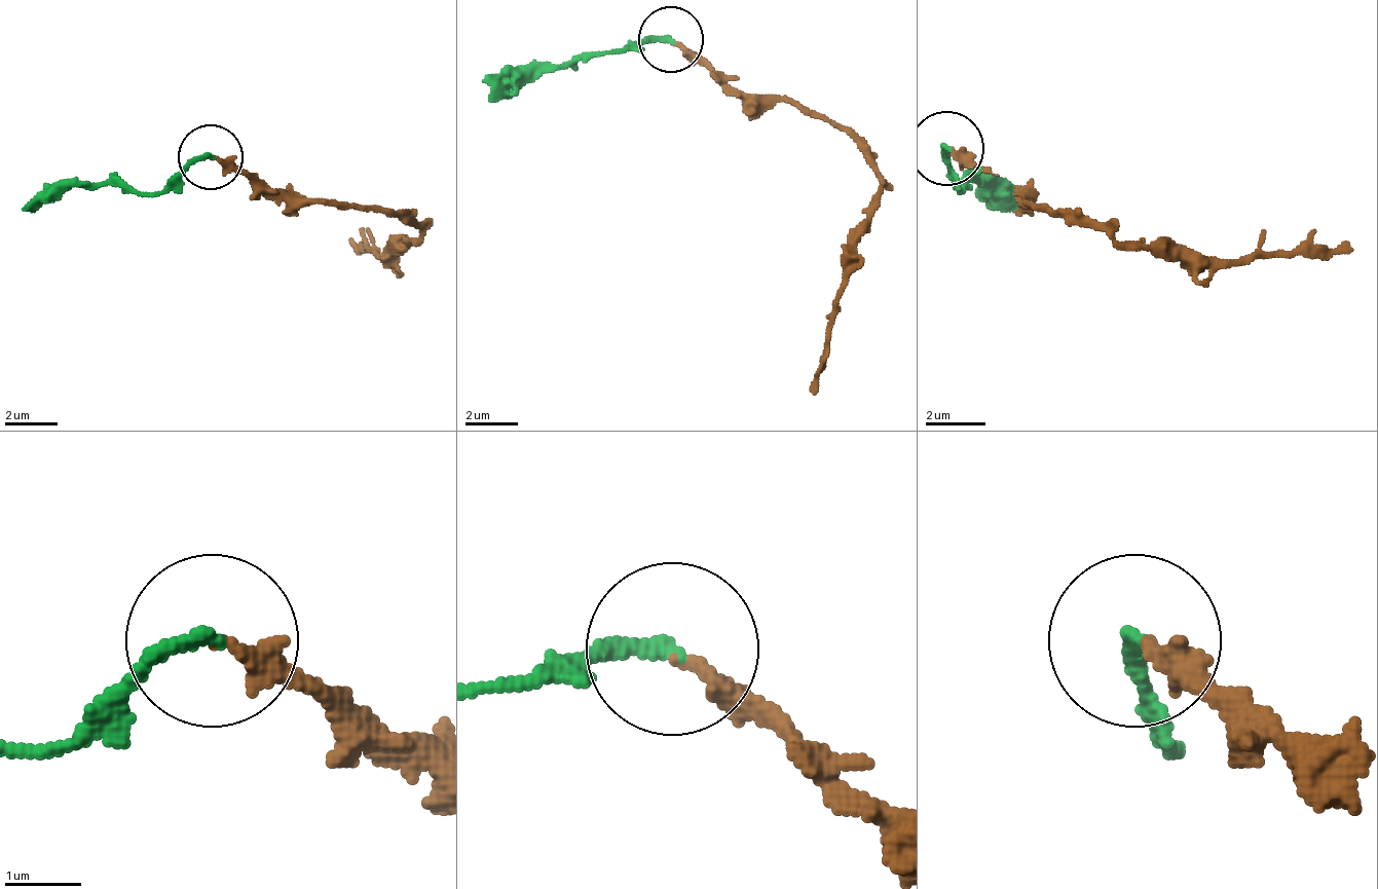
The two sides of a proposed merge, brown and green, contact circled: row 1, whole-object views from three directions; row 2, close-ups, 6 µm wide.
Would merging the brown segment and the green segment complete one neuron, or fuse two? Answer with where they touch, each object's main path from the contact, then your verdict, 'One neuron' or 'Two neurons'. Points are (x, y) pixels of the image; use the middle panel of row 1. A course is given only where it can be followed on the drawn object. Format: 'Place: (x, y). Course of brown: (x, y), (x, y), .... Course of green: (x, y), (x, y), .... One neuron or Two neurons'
Place: (671, 39). Course of brown: (672, 41), (744, 93), (783, 93), (822, 113), (881, 184), (855, 250), (810, 394). Course of green: (672, 41), (620, 53), (522, 67), (489, 100). One neuron

